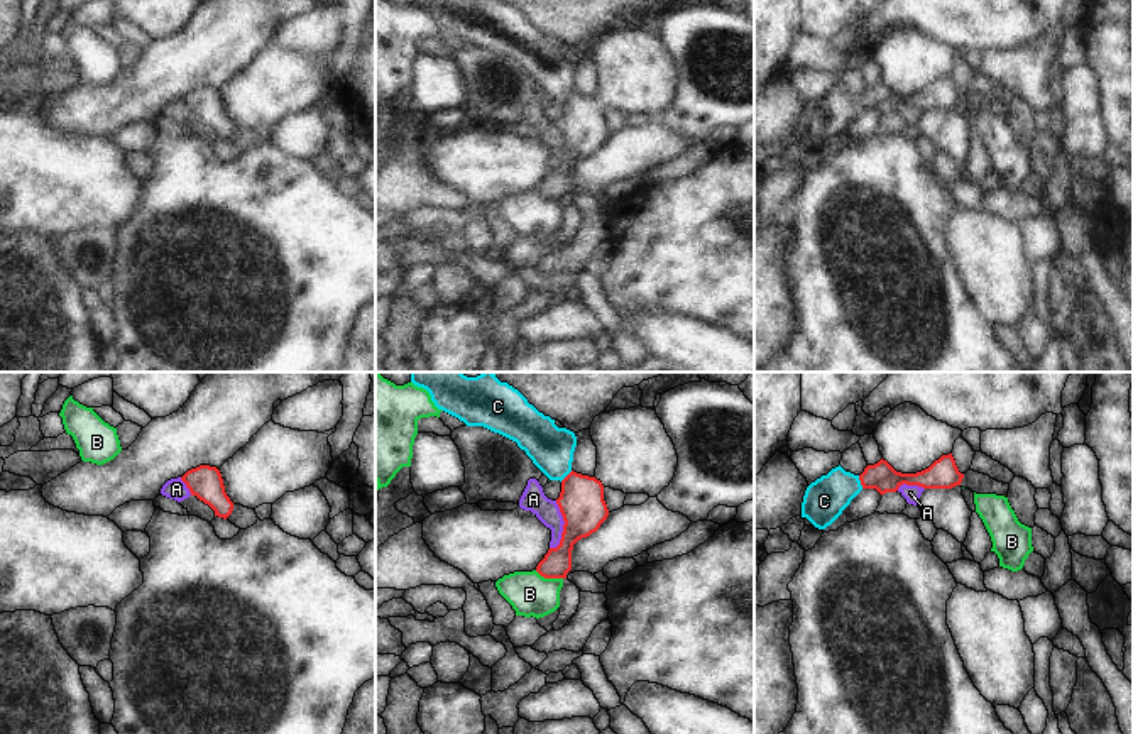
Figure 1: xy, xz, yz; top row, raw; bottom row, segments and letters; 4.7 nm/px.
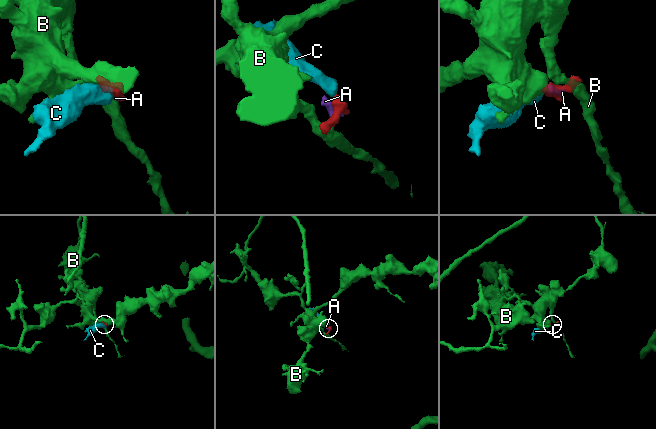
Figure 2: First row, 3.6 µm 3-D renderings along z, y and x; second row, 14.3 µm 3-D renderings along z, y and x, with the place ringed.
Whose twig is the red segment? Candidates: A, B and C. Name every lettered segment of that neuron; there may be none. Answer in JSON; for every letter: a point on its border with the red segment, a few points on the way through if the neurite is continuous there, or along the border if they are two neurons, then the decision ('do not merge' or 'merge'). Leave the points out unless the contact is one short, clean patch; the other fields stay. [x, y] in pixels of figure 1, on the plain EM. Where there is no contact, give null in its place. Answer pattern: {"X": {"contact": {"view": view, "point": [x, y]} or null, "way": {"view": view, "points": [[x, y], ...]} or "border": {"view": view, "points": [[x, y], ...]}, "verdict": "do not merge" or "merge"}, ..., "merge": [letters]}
{"A": {"contact": {"view": "xz", "point": [563, 147]}, "border": {"view": "xz", "points": [[555, 122], [563, 142], [563, 153], [560, 163], [550, 169]]}, "verdict": "do not merge"}, "B": {"contact": {"view": "xz", "point": [548, 198]}, "border": {"view": "xz", "points": [[535, 191], [545, 198], [562, 200]]}, "verdict": "do not merge"}, "C": {"contact": {"view": "yz", "point": [861, 104]}, "way": {"view": "yz", "points": [[881, 97], [861, 104], [837, 109], [824, 122]]}, "verdict": "merge"}, "merge": ["C"]}

